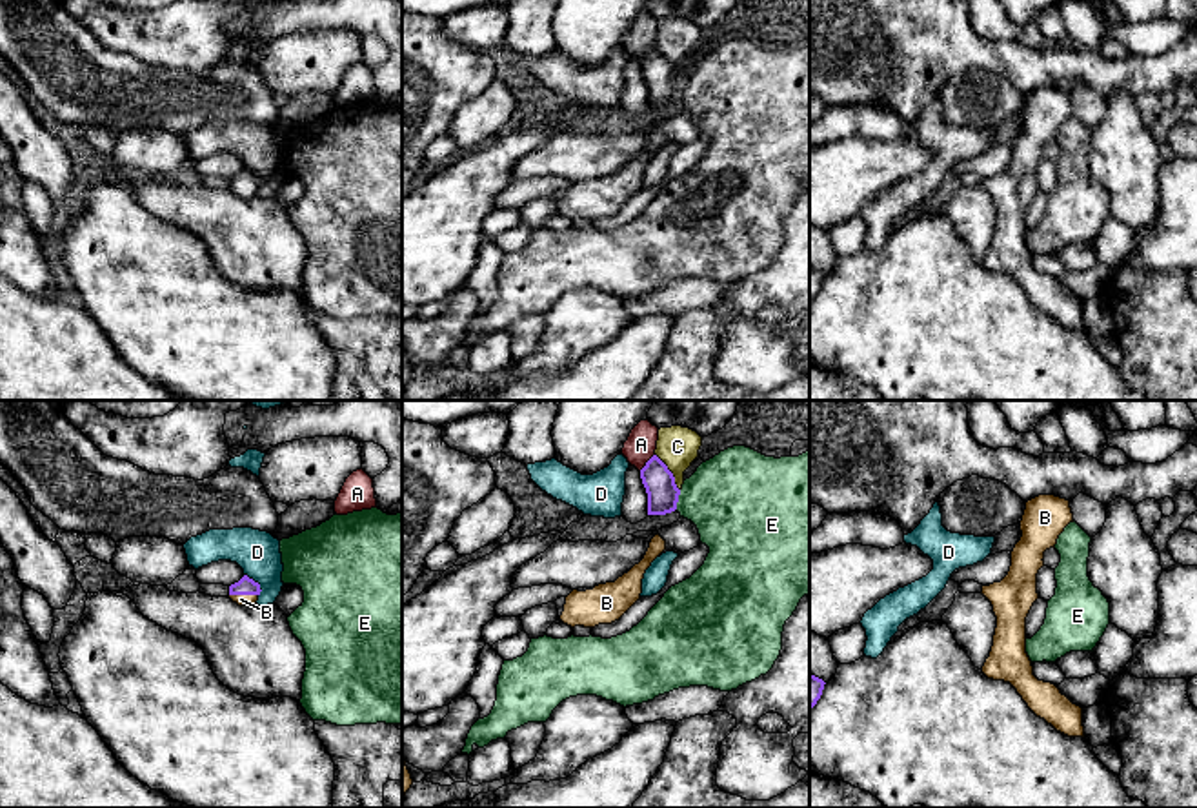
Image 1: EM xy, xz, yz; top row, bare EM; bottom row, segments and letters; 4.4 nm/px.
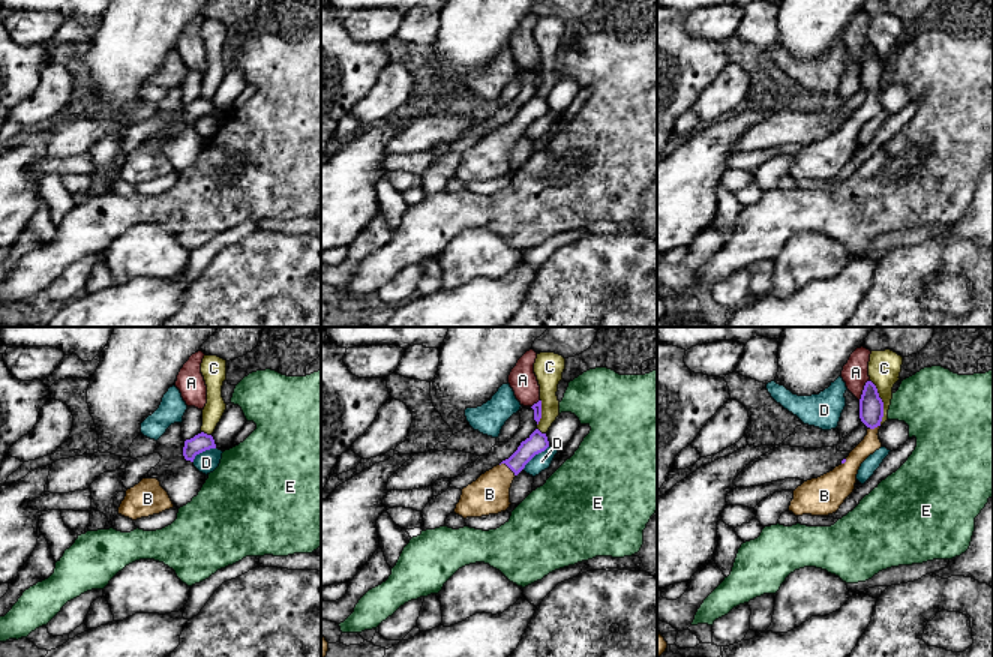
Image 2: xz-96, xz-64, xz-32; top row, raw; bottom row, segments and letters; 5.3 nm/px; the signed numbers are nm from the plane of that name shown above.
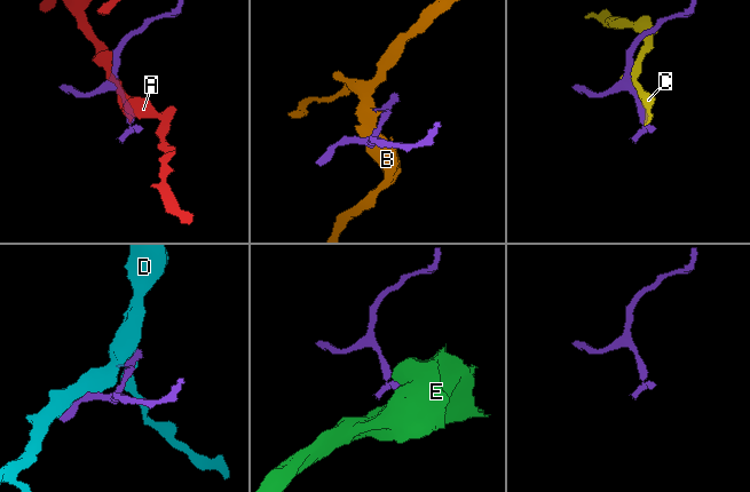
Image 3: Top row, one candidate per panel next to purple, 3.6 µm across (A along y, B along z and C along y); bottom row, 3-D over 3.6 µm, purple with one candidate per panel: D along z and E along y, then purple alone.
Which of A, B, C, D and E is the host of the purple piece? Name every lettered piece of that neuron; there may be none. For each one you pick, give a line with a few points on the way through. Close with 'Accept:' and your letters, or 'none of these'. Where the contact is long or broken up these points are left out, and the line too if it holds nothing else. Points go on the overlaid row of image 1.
B: across xy (244, 586), (244, 594), (241, 599)
Accept: B

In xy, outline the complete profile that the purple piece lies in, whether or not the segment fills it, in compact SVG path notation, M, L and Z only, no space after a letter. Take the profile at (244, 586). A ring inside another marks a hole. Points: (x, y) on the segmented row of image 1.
M244 575L238 582L229 586L229 599L238 606L255 606L260 591L260 584Z

